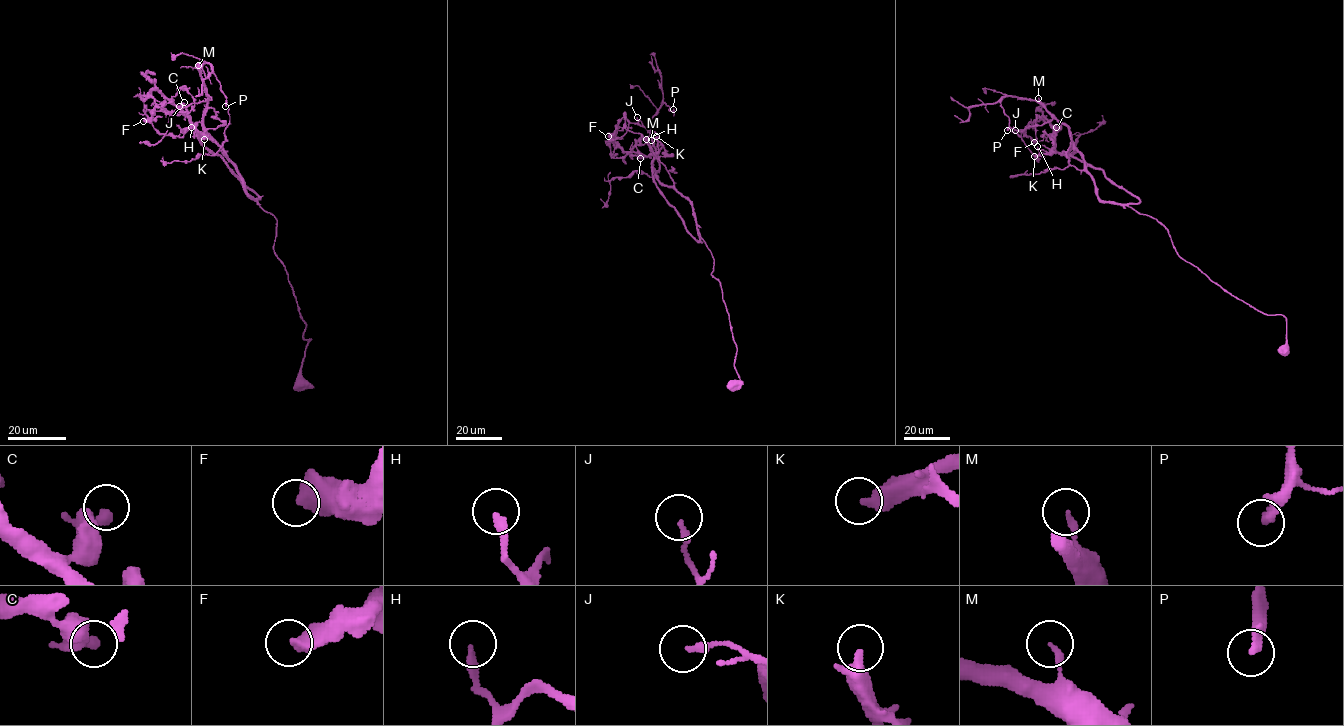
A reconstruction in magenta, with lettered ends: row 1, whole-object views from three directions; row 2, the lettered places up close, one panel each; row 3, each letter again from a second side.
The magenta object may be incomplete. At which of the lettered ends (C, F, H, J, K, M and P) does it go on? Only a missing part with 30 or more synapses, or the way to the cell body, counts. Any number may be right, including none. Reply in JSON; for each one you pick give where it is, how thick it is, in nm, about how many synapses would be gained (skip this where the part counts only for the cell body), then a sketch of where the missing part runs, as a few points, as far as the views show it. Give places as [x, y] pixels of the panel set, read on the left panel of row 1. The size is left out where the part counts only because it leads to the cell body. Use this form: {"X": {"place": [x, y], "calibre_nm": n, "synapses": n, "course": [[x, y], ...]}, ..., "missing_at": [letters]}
{"K": {"place": [204, 139], "calibre_nm": 440, "synapses": 70, "course": [[204, 139], [194, 140], [194, 124], [162, 77]]}, "missing_at": ["K"]}

